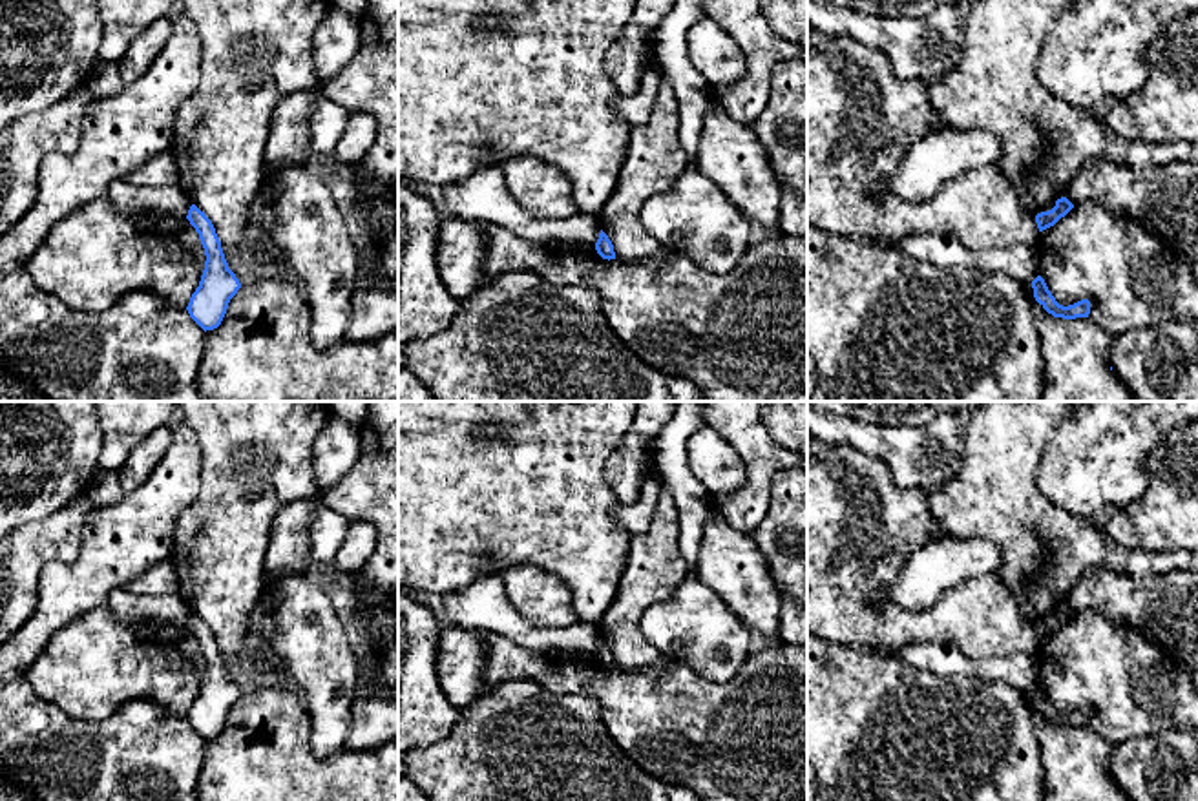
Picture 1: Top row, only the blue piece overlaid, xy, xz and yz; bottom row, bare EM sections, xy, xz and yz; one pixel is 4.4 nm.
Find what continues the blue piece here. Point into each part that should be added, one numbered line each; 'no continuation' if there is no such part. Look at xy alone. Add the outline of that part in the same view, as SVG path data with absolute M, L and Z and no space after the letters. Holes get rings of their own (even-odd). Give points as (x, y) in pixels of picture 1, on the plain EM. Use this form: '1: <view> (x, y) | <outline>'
1: xy (170, 610) | M124 588L110 593L106 606L115 619L128 624L152 622L168 626L186 626L192 615L184 600L175 595L133 595Z

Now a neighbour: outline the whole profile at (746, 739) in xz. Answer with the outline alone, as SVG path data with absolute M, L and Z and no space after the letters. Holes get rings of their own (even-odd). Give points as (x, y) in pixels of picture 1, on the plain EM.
M491 633L486 640L484 684L537 681L559 693L590 693L601 702L606 732L646 774L694 792L701 801L807 801L807 648L778 644L749 655L727 682L712 682L679 661L652 671L603 668L595 655L533 651Z

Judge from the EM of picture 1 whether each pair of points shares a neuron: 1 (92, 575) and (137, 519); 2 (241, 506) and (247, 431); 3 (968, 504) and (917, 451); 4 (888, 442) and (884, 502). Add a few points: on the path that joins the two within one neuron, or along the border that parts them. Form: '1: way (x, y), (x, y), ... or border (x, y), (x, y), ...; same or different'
1: way (106, 561), (130, 533); same
2: way (241, 488), (247, 449); same
3: border (965, 442), (957, 475), (930, 495); different
4: border (848, 446), (875, 455), (901, 486), (923, 489); different

